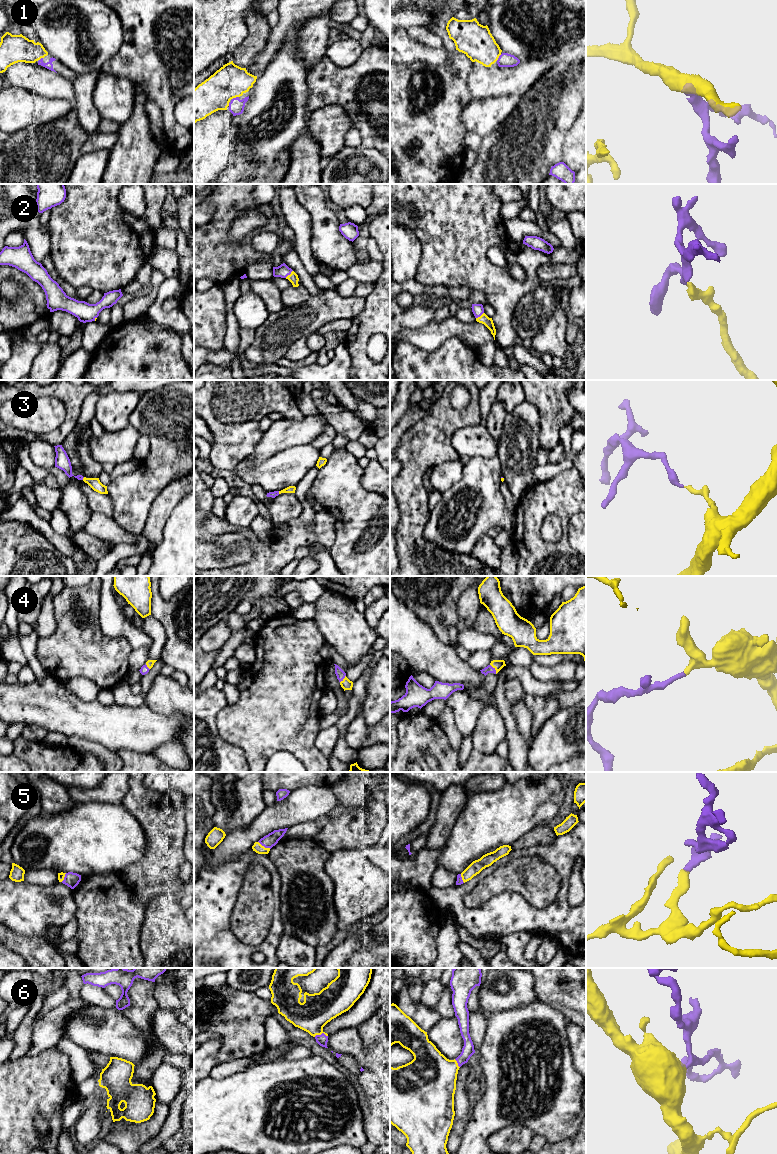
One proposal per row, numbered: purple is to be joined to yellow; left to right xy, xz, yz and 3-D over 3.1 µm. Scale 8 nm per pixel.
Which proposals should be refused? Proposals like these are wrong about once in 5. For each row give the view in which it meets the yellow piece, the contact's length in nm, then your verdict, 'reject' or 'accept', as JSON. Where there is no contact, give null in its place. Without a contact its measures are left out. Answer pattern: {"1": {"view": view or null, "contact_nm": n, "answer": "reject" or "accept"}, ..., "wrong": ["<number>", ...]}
{"1": {"view": "xz", "contact_nm": 60, "answer": "accept"}, "2": {"view": "xz", "contact_nm": 90, "answer": "accept"}, "3": {"view": "xy", "contact_nm": 30, "answer": "accept"}, "4": {"view": "yz", "contact_nm": 90, "answer": "accept"}, "5": {"view": "xz", "contact_nm": 120, "answer": "accept"}, "6": {"view": "xz", "contact_nm": 110, "answer": "accept"}, "wrong": []}

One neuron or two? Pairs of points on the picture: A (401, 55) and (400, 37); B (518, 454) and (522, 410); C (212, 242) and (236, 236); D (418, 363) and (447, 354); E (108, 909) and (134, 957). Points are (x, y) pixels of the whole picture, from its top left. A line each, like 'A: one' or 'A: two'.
A: one
B: one
C: two
D: one
E: one

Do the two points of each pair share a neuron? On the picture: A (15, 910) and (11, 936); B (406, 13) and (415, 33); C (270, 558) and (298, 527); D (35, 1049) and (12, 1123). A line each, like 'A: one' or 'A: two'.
A: two
B: two
C: one
D: two

